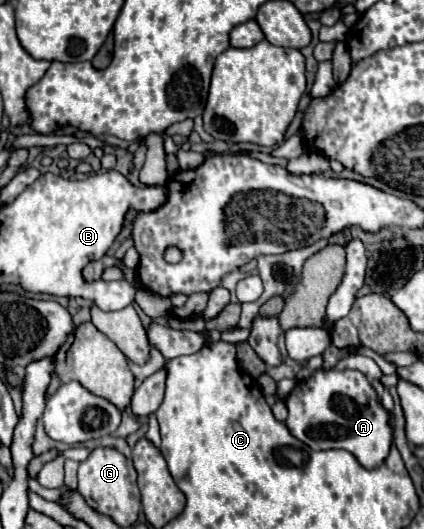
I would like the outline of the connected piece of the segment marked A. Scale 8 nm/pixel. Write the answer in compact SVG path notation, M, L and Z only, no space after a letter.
M320 369L312 377L298 381L286 399L290 433L306 443L310 449L344 449L350 451L364 469L378 467L390 451L392 427L388 425L388 411L376 397L376 391L360 371Z

